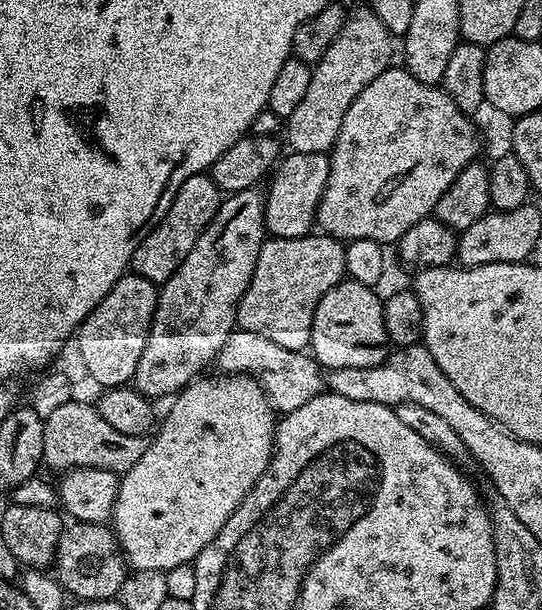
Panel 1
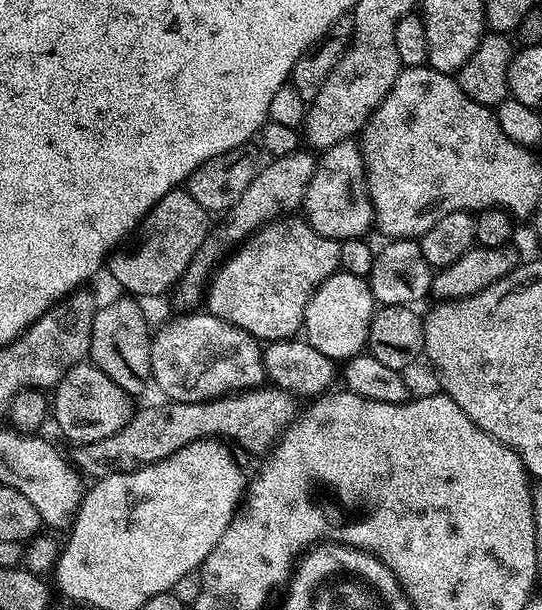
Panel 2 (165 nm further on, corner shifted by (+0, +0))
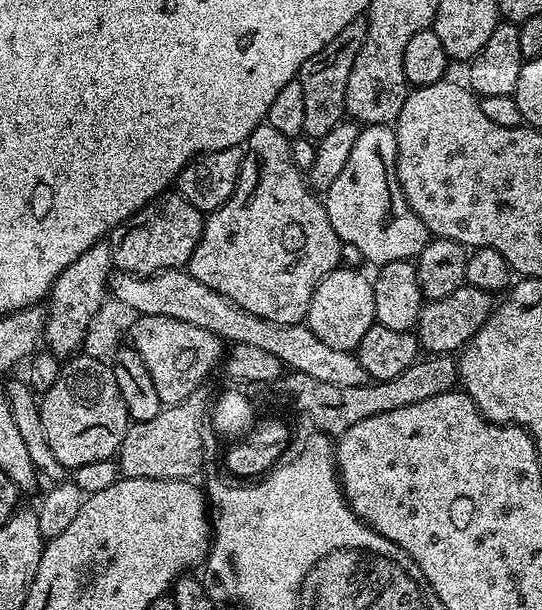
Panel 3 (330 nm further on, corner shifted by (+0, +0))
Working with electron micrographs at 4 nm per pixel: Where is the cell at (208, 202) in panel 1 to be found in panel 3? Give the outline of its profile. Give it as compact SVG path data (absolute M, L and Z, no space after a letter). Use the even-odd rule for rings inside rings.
M169 190L150 201L144 208L139 208L119 228L112 229L112 263L119 271L128 272L132 276L153 276L154 273L165 272L168 268L183 269L194 254L194 246L198 246L205 219L205 213L190 206L190 202L186 202L186 198L182 198L179 192Z

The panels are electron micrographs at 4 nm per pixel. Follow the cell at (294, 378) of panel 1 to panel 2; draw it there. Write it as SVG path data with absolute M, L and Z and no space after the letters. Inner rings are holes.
M184 314L178 320L172 320L164 324L160 329L155 329L152 337L152 380L165 392L169 401L178 402L202 402L203 400L215 400L217 396L226 396L256 389L265 383L264 353L261 341L248 332L243 332L238 326L226 322L222 318L211 314L204 316L192 316L196 314Z

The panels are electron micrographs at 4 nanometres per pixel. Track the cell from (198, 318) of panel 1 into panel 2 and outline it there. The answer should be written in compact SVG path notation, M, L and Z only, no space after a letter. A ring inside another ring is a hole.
M297 150L285 156L269 159L261 167L260 171L256 173L254 182L250 182L250 186L246 186L246 194L242 194L242 198L238 198L238 202L234 202L234 206L223 213L224 224L218 225L217 228L215 225L209 231L206 242L190 262L190 266L184 272L184 277L180 280L178 291L175 293L178 303L185 304L188 307L185 309L195 309L192 307L199 300L201 303L206 292L206 285L225 253L243 244L245 240L255 236L260 229L281 219L285 214L295 213L292 211L295 208L297 211L303 205L306 186L310 186L310 178L316 169L316 161L317 157L311 151Z

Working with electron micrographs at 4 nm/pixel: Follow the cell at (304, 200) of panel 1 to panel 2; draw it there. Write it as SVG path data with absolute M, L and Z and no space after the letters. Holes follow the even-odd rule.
M355 139L343 140L319 153L310 186L306 186L302 216L314 231L331 240L355 240L363 237L368 227L373 227L372 200L368 197L368 181L364 178L364 159Z

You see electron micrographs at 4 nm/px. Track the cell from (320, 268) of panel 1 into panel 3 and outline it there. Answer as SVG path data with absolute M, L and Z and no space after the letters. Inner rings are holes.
M265 122L258 125L248 135L243 153L244 161L240 167L240 177L236 183L234 194L221 208L215 208L213 212L207 213L200 241L198 246L194 246L194 254L187 262L186 271L195 280L202 282L202 286L210 286L210 290L222 294L230 302L234 302L239 308L254 314L258 318L266 318L275 324L299 324L308 319L310 302L318 282L322 282L322 278L326 278L326 274L330 274L336 268L341 267L340 246L342 241L338 238L338 234L334 234L334 226L330 226L330 218L324 209L323 199L313 191L309 181L306 179L305 173L297 169L292 161L289 137L278 134L278 130L274 130L274 126L270 126Z

